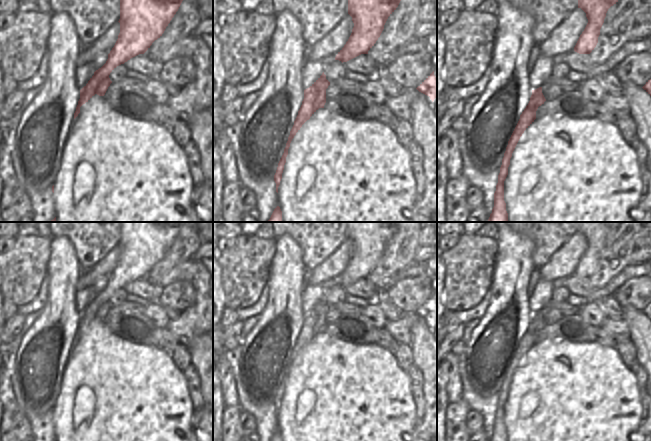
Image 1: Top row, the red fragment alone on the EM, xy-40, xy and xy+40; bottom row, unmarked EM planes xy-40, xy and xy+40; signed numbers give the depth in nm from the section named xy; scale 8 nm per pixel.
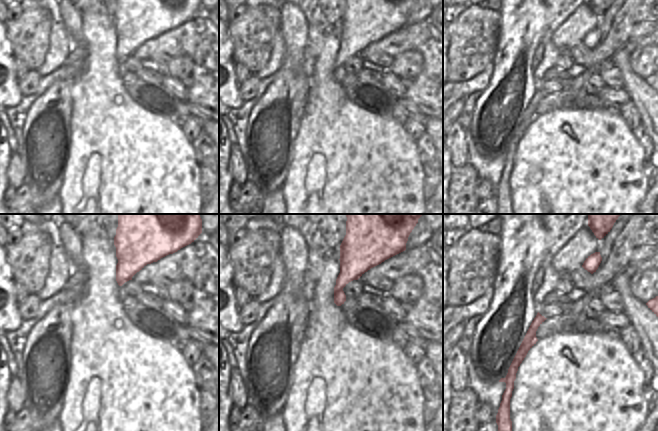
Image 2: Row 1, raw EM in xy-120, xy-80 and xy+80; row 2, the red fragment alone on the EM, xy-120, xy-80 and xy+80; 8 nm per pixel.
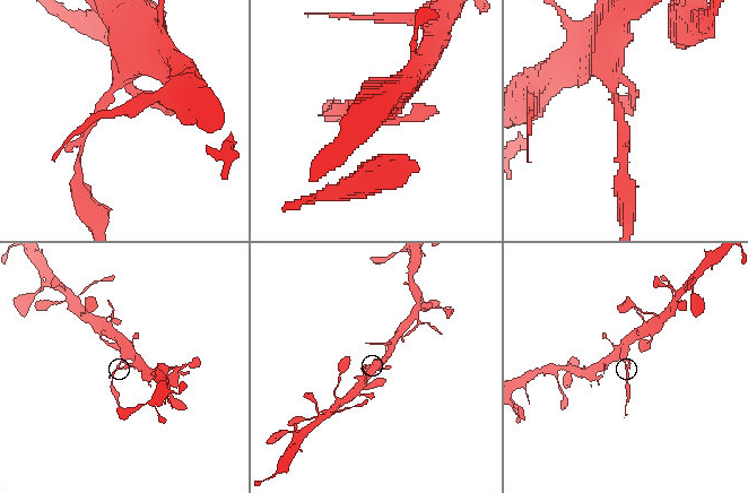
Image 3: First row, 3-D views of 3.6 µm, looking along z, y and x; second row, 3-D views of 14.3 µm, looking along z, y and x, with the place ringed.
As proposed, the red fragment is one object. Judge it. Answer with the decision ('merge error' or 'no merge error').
merge error

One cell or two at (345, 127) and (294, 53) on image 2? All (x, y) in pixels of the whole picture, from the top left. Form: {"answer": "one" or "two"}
{"answer": "two"}

